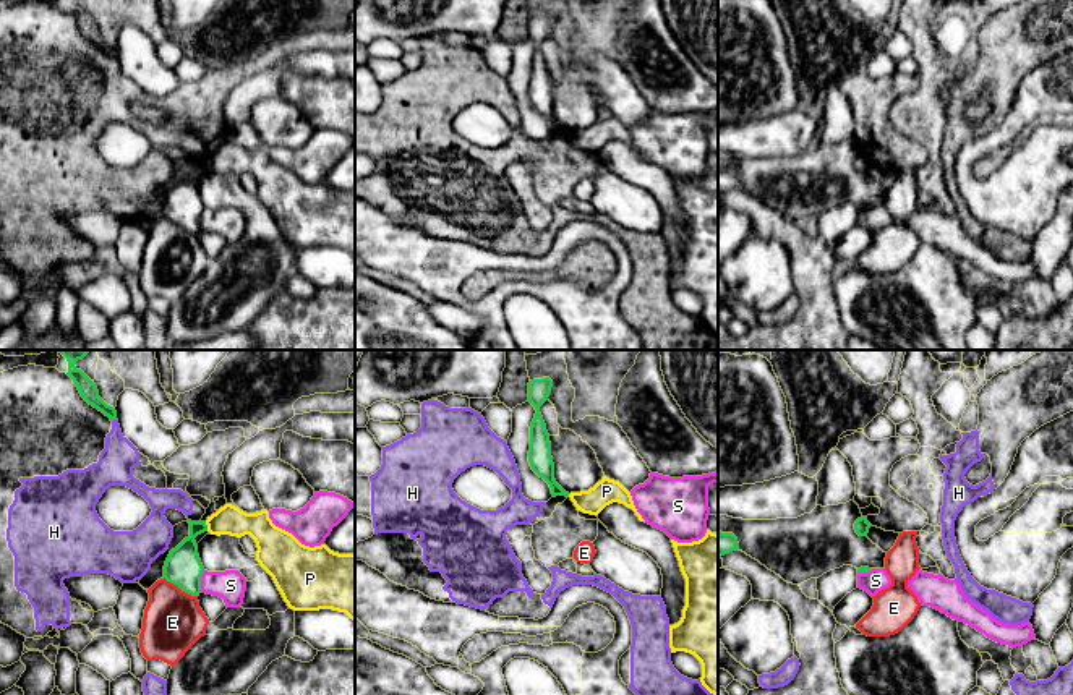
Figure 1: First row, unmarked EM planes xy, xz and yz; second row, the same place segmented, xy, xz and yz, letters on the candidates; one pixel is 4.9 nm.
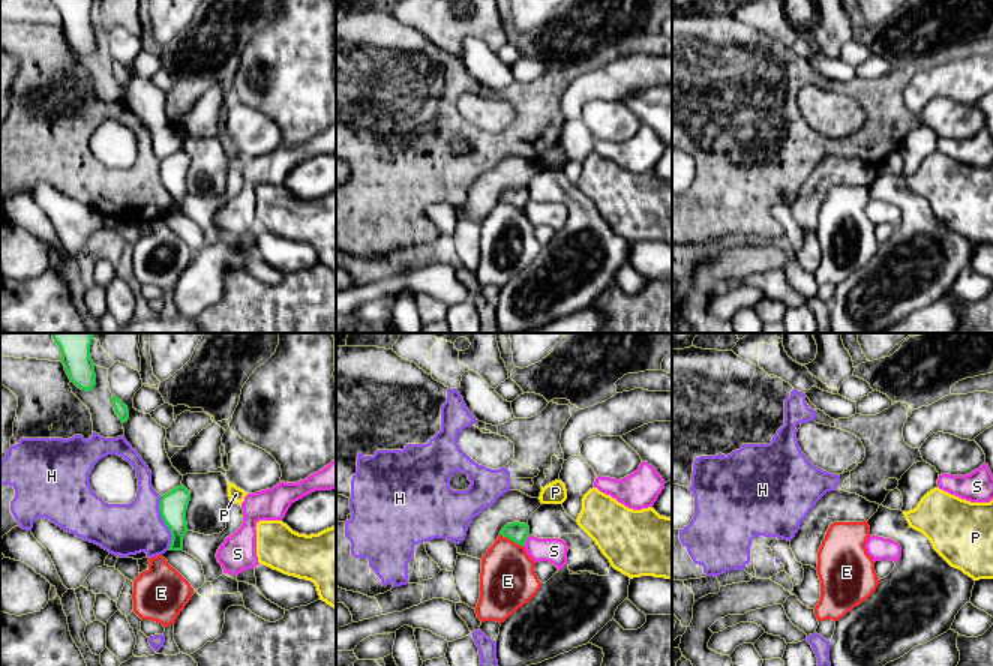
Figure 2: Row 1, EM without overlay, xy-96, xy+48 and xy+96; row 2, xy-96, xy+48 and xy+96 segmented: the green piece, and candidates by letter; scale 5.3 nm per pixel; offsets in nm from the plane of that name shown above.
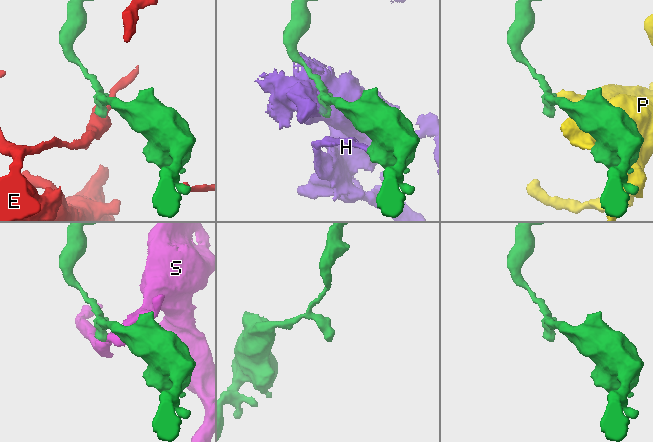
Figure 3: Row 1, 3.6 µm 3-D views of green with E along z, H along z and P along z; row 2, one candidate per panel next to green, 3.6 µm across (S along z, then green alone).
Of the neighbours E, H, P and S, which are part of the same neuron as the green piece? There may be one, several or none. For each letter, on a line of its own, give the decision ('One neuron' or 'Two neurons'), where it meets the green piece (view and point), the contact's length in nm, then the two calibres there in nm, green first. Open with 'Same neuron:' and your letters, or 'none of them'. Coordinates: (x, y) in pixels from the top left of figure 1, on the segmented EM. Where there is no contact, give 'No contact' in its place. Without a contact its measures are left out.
Same neuron: none of them
E: Two neurons. Touches green at xy (180, 588). Shared border 190 nm. Thickness 180 nm (green) against 300 nm
H: Two neurons. Touches green at xy (114, 418). Shared border 30 nm. Thickness 90 nm (green) against 180 nm
P: Two neurons. Touches green at xy (206, 527). Shared border 50 nm. Thickness 180 nm (green) against 140 nm
S: Two neurons. Touches green at xy (200, 582). Shared border 110 nm. Thickness 180 nm (green) against 160 nm

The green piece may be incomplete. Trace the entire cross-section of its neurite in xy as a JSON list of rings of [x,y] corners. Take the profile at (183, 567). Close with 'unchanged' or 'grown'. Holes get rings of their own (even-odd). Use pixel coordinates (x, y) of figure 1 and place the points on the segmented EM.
[[[188,520],[188,523],[190,536],[170,551],[164,565],[164,578],[177,585],[182,591],[191,596],[199,596],[204,567],[201,564],[195,538],[207,531],[207,525],[206,522],[191,520]]]; unchanged

